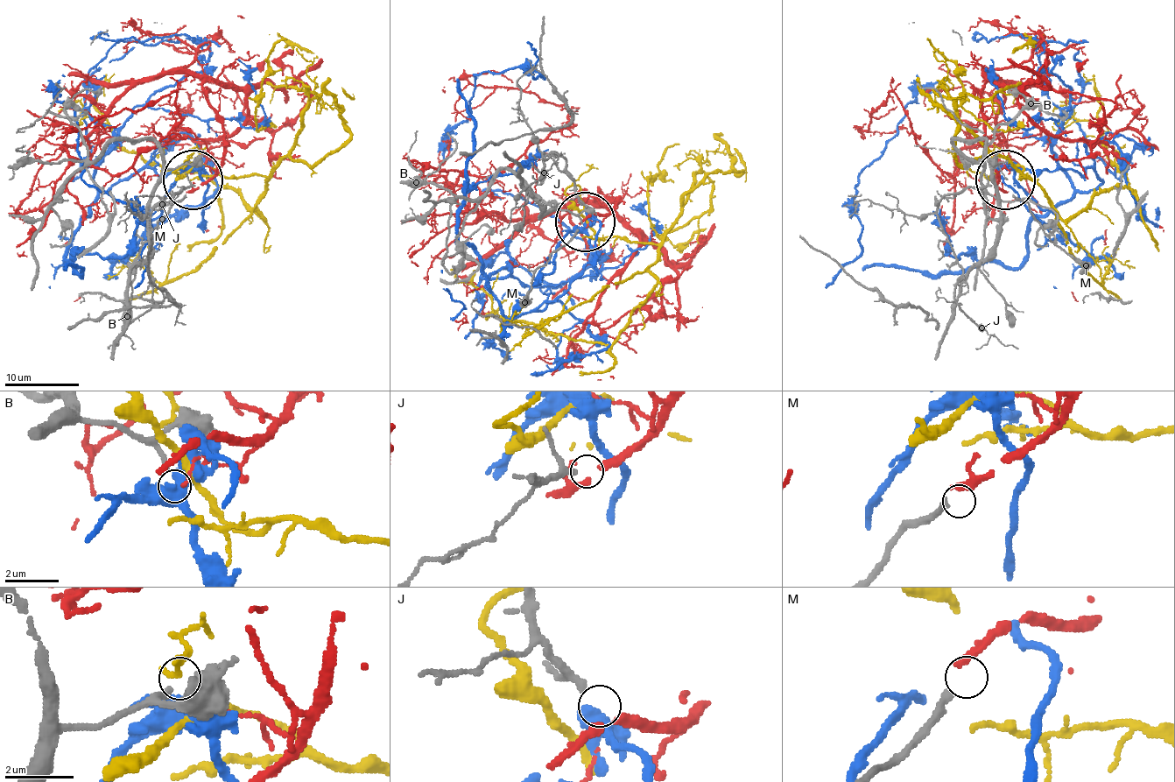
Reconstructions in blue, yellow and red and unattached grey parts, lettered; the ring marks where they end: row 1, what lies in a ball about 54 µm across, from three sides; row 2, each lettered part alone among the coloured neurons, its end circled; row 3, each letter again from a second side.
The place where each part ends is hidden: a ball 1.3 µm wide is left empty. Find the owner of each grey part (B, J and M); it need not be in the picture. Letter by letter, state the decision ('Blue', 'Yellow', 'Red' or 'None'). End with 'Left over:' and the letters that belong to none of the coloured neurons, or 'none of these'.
B: None
J: Red
M: None
Left over: B, M

